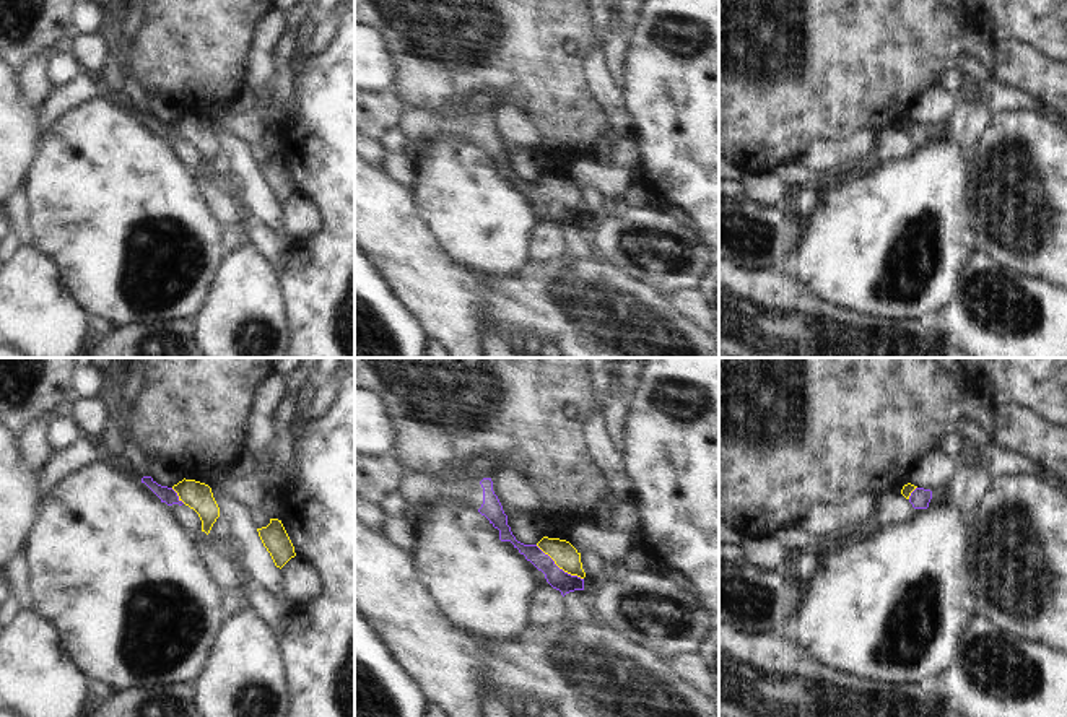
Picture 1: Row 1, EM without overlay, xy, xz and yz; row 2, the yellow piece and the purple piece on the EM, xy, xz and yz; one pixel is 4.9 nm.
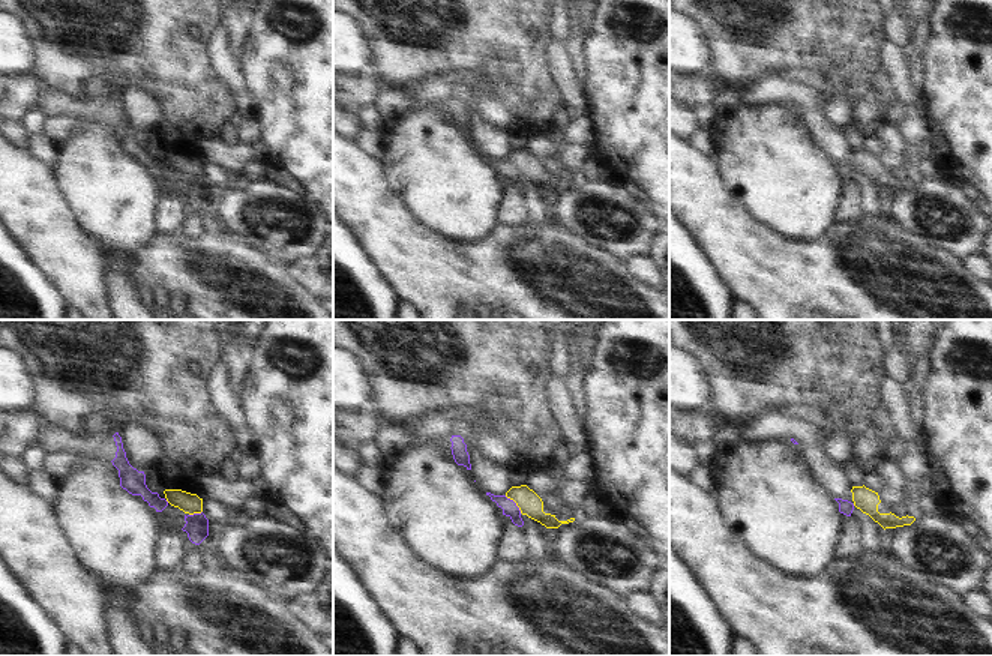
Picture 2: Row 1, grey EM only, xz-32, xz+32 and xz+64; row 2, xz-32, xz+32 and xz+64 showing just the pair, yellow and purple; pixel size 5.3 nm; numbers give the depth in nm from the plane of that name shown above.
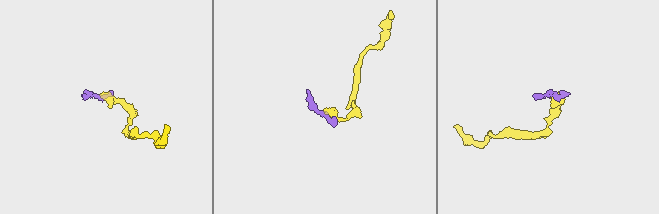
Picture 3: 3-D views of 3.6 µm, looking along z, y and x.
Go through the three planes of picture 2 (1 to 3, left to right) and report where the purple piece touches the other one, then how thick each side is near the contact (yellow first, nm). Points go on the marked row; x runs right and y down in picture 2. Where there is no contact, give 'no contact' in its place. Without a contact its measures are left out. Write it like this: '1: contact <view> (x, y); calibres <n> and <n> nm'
1: contact xz-32 (195, 512); calibres 110 and 130 nm
2: contact xz+32 (515, 502); calibres 120 and 80 nm
3: no contact

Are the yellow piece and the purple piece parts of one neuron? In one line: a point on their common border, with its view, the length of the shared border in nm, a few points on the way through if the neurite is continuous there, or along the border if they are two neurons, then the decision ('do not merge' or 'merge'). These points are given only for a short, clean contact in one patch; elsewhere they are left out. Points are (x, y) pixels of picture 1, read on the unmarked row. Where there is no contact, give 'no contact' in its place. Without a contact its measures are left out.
contact xz (560, 204); length 300 nm; way xz (563, 189), (560, 192), (560, 204), (557, 213); merge

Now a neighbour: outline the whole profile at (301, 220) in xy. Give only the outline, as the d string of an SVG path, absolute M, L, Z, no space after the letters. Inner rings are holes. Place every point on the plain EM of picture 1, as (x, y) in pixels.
M298 192L281 203L281 218L291 244L307 241L320 229L320 215L316 205Z

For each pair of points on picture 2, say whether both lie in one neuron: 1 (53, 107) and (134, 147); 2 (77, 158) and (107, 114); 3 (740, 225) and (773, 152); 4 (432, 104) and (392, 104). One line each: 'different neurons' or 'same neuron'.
1: same neuron
2: different neurons
3: different neurons
4: same neuron

